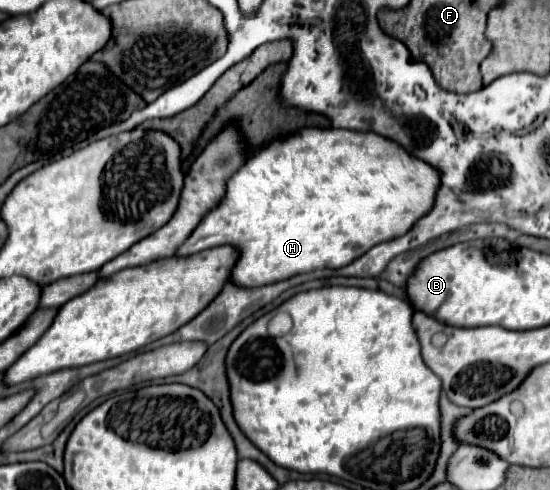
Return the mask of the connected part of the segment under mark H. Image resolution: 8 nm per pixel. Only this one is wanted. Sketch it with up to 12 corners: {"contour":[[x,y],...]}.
{"contour":[[306,128],[234,172],[176,256],[336,270],[432,208],[434,168]]}

